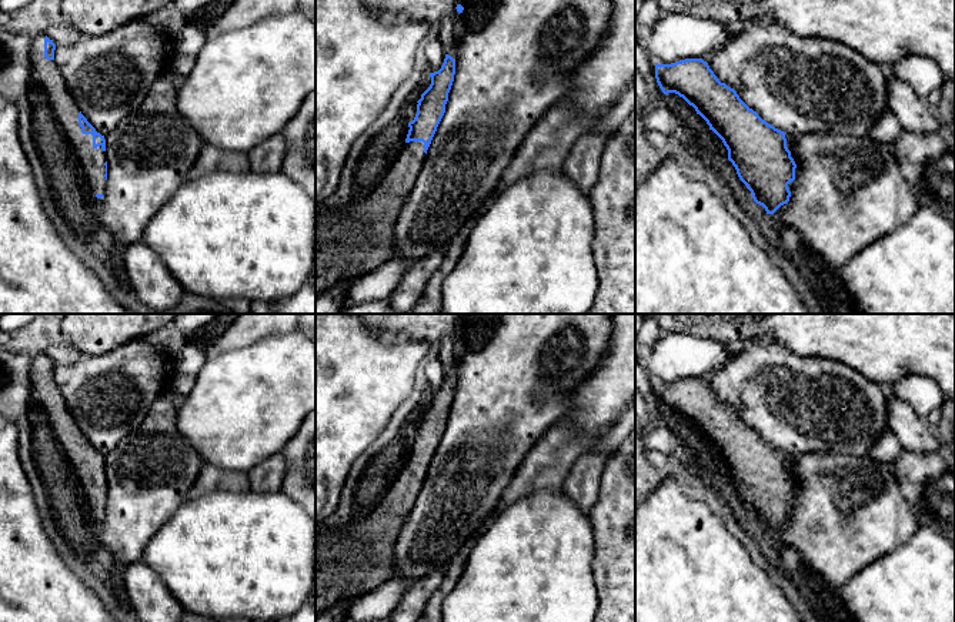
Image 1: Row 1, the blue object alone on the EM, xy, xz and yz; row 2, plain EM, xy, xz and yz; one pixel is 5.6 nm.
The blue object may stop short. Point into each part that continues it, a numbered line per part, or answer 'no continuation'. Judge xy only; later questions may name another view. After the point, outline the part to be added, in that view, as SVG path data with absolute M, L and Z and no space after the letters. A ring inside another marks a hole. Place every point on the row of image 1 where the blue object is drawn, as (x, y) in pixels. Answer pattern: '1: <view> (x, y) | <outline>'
1: xy (44, 72) | M44 33L39 34L30 46L33 83L47 94L49 104L66 138L74 148L86 178L87 194L91 205L101 204L106 193L106 153L101 146L93 147L93 136L83 134L79 124L79 107L73 100L66 80L54 60L44 57Z

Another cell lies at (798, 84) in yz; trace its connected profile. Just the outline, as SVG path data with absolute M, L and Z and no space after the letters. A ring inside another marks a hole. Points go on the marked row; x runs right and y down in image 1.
M747 23L744 30L722 49L702 57L721 83L734 88L739 98L768 124L787 134L842 134L869 137L888 106L888 68L865 58L854 49L822 37L804 37L774 23Z

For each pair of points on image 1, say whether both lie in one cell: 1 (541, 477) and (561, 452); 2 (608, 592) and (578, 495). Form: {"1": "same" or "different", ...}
{"1": "same", "2": "different"}

